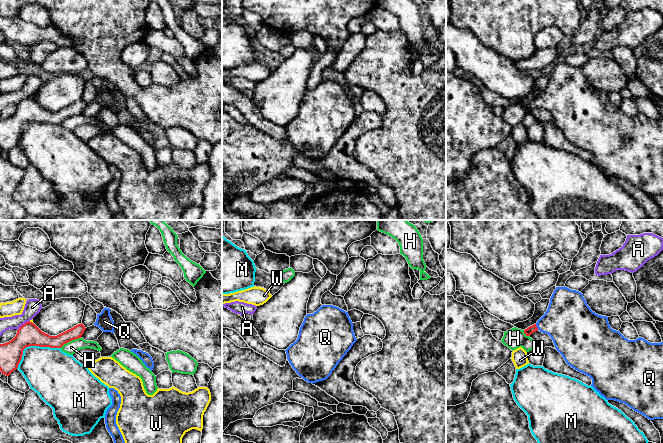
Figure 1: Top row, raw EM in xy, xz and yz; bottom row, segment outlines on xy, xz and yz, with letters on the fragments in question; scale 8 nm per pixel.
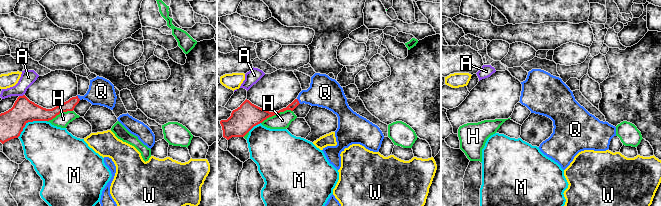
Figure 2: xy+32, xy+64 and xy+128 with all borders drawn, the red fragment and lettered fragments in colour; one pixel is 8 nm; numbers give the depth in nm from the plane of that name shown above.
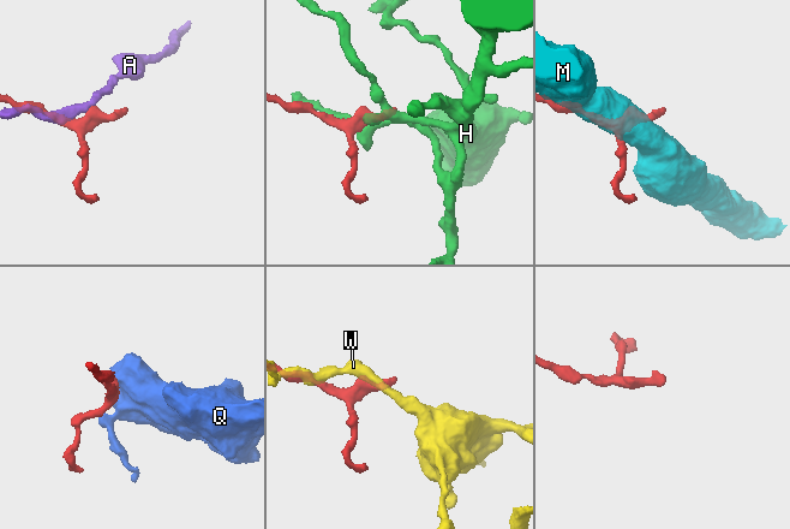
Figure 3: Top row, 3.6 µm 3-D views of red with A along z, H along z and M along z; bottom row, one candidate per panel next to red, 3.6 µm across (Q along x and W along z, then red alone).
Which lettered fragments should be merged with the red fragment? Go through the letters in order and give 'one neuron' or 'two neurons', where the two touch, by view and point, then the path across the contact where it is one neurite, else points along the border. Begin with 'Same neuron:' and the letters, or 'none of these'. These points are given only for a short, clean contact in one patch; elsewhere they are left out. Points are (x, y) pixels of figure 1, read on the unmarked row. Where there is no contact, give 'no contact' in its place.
Same neuron: Q
A: two neurons; meets red in xy at (23, 100)
H: two neurons; meets red in xy at (70, 116)
M: two neurons; meets red in xy at (32, 121)
Q: one neuron; meets red in yz at (536, 103); runs through yz (533, 104), (536, 103), (548, 99), (566, 97)
W: two neurons; meets red in xy at (31, 98)

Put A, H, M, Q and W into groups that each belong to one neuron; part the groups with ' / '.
A / H / M / Q / W

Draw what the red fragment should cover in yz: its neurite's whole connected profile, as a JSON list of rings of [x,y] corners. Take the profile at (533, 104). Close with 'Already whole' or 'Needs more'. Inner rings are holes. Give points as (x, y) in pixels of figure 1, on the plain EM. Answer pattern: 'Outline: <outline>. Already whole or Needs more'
Outline: [[[565,62],[556,63],[545,90],[524,109],[530,112],[538,106],[551,113],[556,126],[569,142],[592,155],[591,162],[606,176],[624,179],[649,196],[663,195],[663,118],[650,119],[641,113],[628,116],[610,103],[608,93],[591,86],[581,68]]]. Needs more

